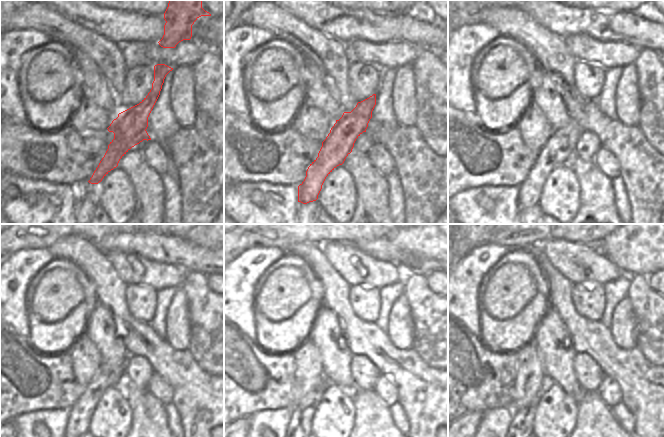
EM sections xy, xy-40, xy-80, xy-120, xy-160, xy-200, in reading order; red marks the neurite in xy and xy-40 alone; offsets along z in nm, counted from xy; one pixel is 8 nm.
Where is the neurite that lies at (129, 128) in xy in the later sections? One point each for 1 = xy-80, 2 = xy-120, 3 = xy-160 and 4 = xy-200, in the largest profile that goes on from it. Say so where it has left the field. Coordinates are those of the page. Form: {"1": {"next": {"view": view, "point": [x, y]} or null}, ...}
{"1": {"next": {"view": "xy-80", "point": [559, 149]}}, "2": {"next": {"view": "xy-120", "point": [80, 414]}}, "3": {"next": {"view": "xy-160", "point": [300, 425]}}, "4": {"next": {"view": "xy-200", "point": [522, 425]}}}

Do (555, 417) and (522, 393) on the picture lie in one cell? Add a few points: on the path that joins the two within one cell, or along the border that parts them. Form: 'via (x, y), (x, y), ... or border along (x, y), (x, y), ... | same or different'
border along (547, 379), (539, 395) | different

